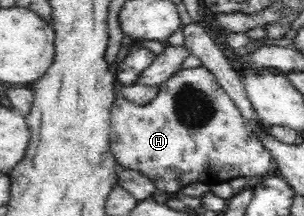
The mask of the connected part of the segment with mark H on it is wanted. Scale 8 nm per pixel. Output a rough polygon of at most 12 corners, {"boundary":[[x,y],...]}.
{"boundary":[[205,66],[110,112],[116,164],[169,196],[274,164]]}

